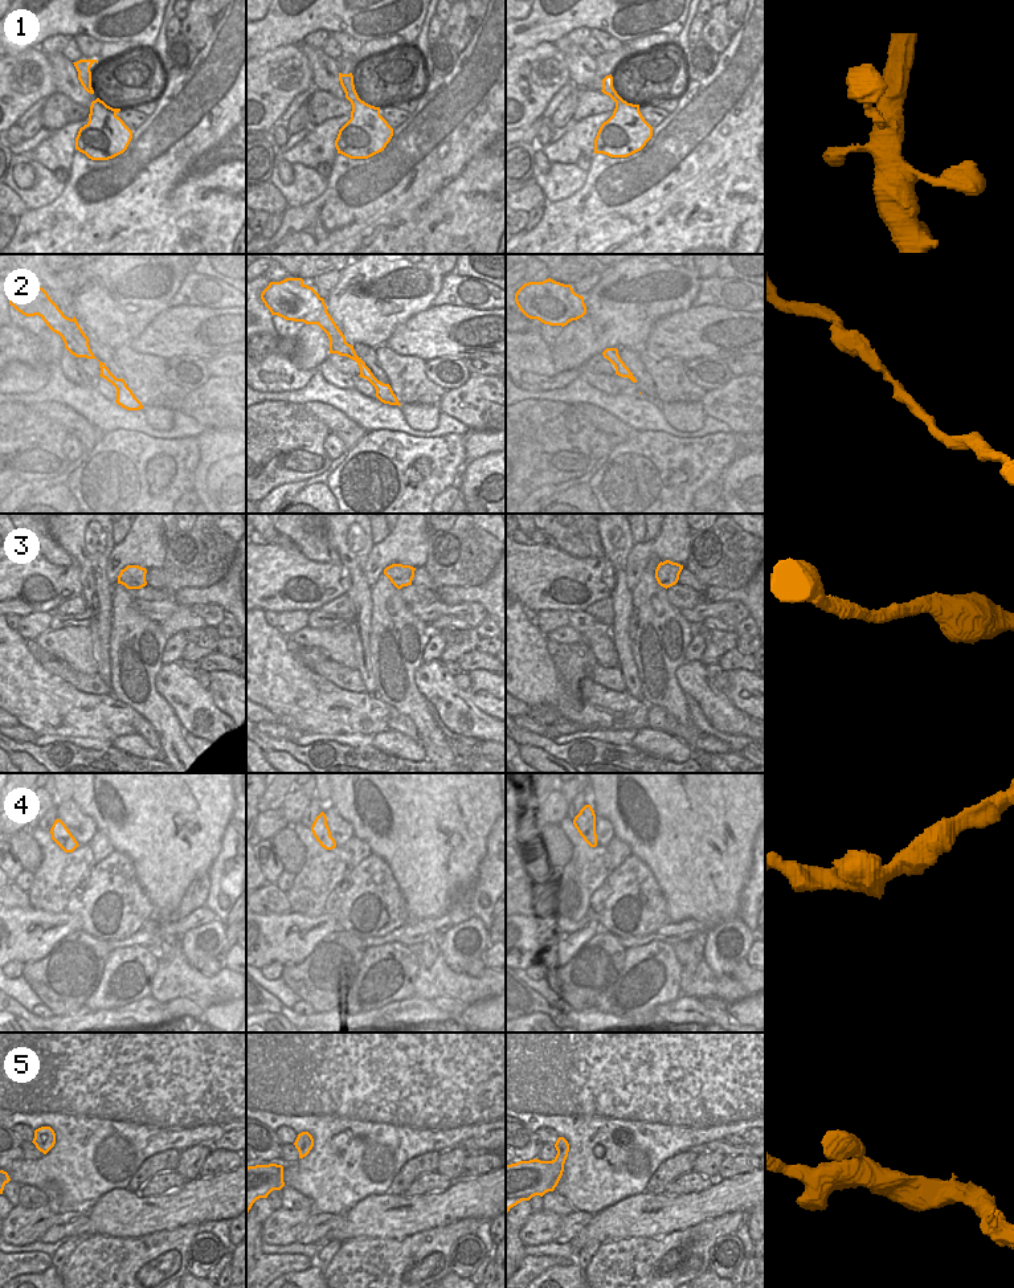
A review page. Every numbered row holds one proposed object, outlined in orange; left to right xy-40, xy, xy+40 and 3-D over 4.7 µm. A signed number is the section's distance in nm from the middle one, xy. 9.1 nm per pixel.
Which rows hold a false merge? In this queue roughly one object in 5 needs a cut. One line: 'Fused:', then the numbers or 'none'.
Fused: none

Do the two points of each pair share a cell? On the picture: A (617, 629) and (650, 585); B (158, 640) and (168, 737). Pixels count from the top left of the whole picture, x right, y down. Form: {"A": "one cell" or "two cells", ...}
{"A": "two cells", "B": "one cell"}

